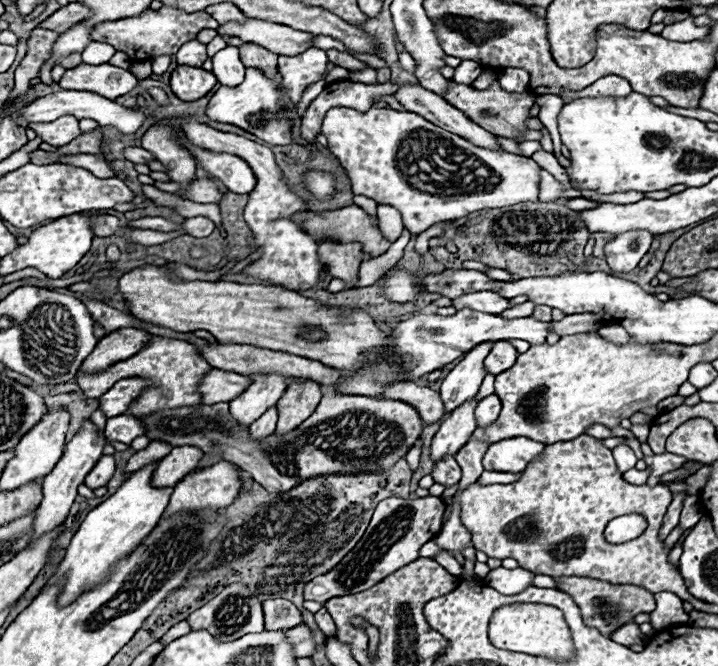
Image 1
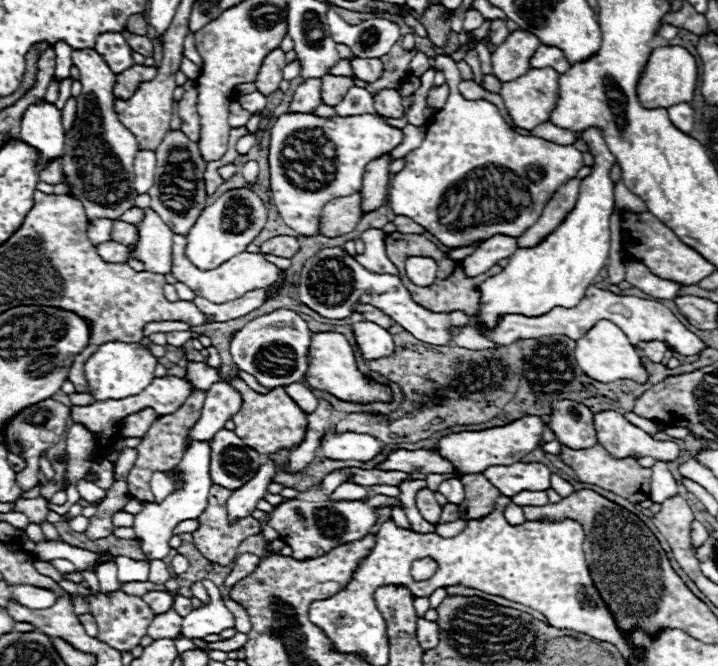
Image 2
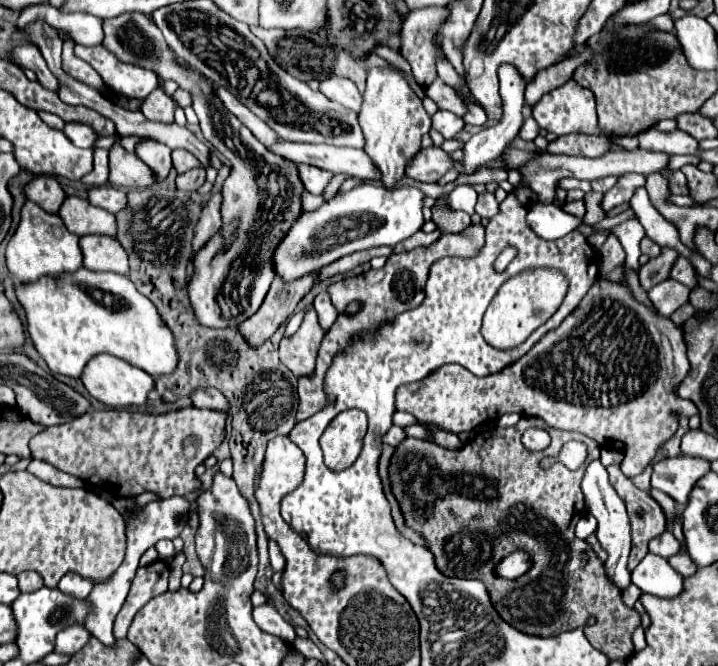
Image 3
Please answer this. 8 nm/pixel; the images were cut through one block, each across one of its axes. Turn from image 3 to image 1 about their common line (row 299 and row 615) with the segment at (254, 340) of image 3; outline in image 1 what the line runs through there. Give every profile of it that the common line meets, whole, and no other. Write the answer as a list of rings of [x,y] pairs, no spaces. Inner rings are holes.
[[[274,598],[274,600],[266,600],[264,604],[264,618],[266,618],[266,628],[292,628],[298,626],[302,622],[302,614],[300,610],[284,598]]]

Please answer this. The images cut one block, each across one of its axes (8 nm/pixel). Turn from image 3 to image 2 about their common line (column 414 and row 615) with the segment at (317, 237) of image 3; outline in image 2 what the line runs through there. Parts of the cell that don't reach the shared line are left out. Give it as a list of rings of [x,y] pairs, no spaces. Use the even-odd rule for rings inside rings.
[[[202,580],[204,588],[208,590],[210,604],[204,604],[198,610],[192,610],[184,620],[182,620],[182,630],[180,634],[184,638],[204,638],[208,634],[220,634],[226,628],[234,626],[234,616],[228,612],[228,608],[222,602],[222,596],[216,588],[214,582]]]

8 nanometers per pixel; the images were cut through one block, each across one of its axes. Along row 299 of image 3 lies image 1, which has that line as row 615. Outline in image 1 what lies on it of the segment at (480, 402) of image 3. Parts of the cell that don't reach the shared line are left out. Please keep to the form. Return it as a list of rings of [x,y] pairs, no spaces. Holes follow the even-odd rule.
[[[564,576],[564,578],[556,578],[558,580],[558,588],[562,592],[568,592],[576,604],[582,610],[584,622],[588,626],[598,628],[600,632],[604,632],[606,636],[610,636],[616,628],[620,628],[626,622],[632,622],[636,614],[642,612],[652,612],[656,608],[654,602],[654,594],[644,590],[644,588],[636,588],[636,586],[612,586],[612,584],[600,584],[600,580],[588,580],[588,578],[576,578],[576,576]]]

